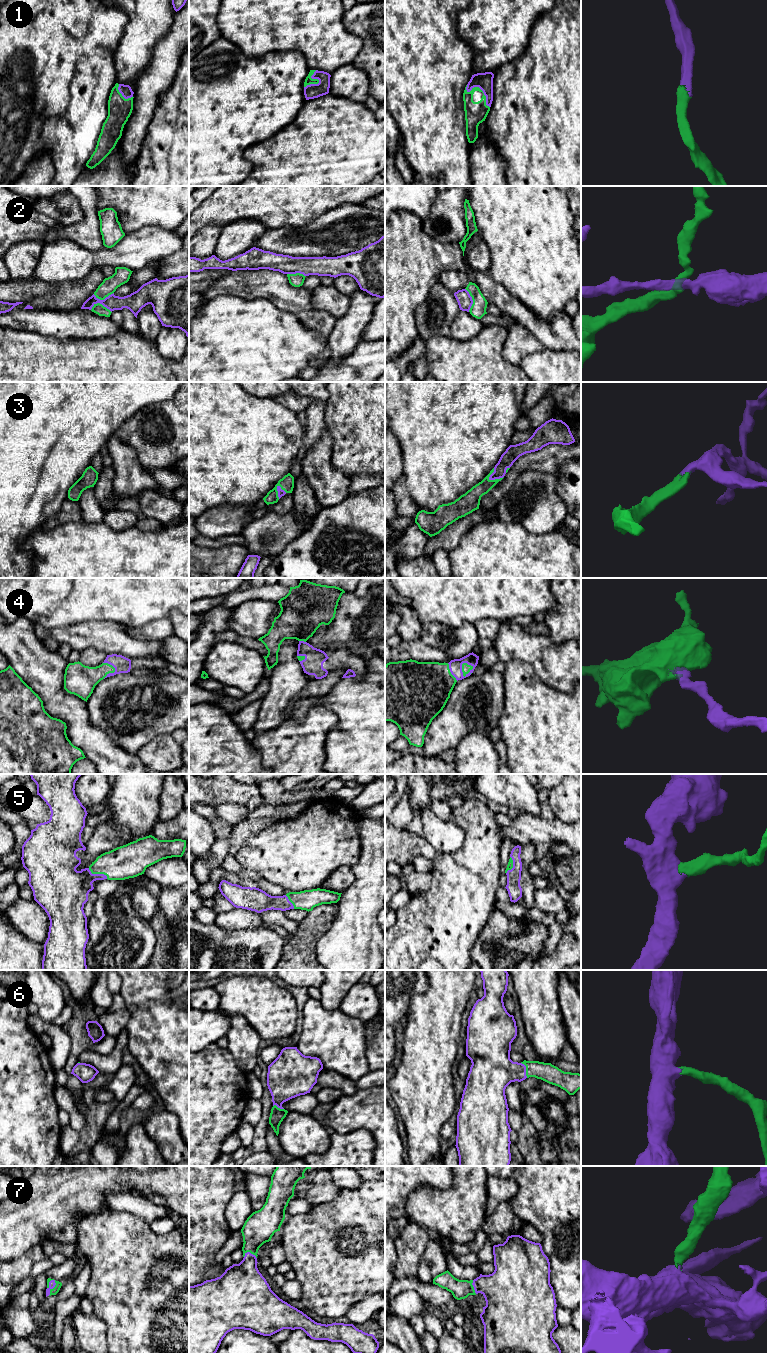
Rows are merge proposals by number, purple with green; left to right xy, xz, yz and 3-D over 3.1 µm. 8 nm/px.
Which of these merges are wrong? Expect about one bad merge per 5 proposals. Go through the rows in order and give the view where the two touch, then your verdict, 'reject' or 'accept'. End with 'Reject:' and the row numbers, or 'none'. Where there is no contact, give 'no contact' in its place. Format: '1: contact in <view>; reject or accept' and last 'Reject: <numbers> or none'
1: contact in yz; accept
2: contact in xy; reject
3: contact in yz; accept
4: contact in yz; accept
5: contact in xy; accept
6: contact in yz; accept
7: contact in xy; accept
Reject: 2

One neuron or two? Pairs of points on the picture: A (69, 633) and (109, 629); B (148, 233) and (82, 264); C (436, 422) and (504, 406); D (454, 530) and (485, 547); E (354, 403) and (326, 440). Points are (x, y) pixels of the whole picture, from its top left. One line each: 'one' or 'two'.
A: one
B: one
C: one
D: two
E: two

